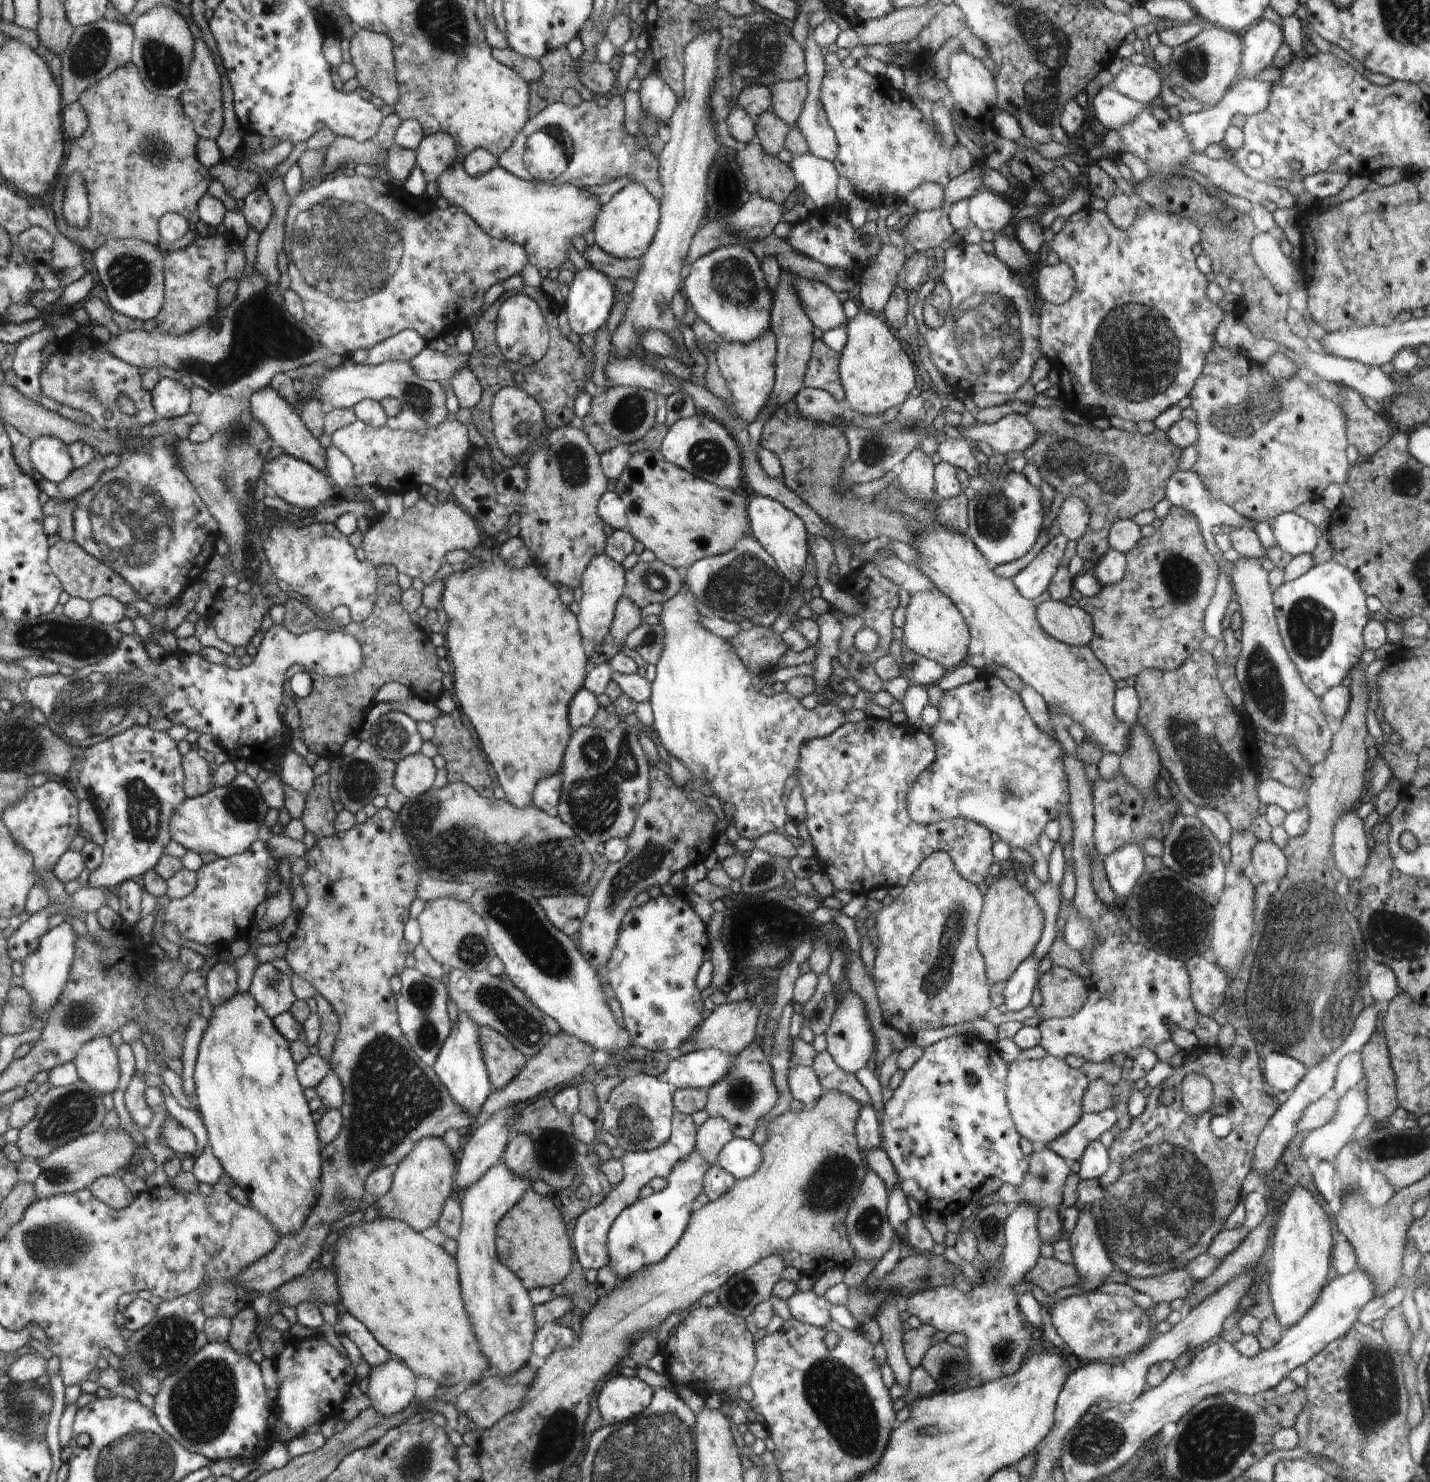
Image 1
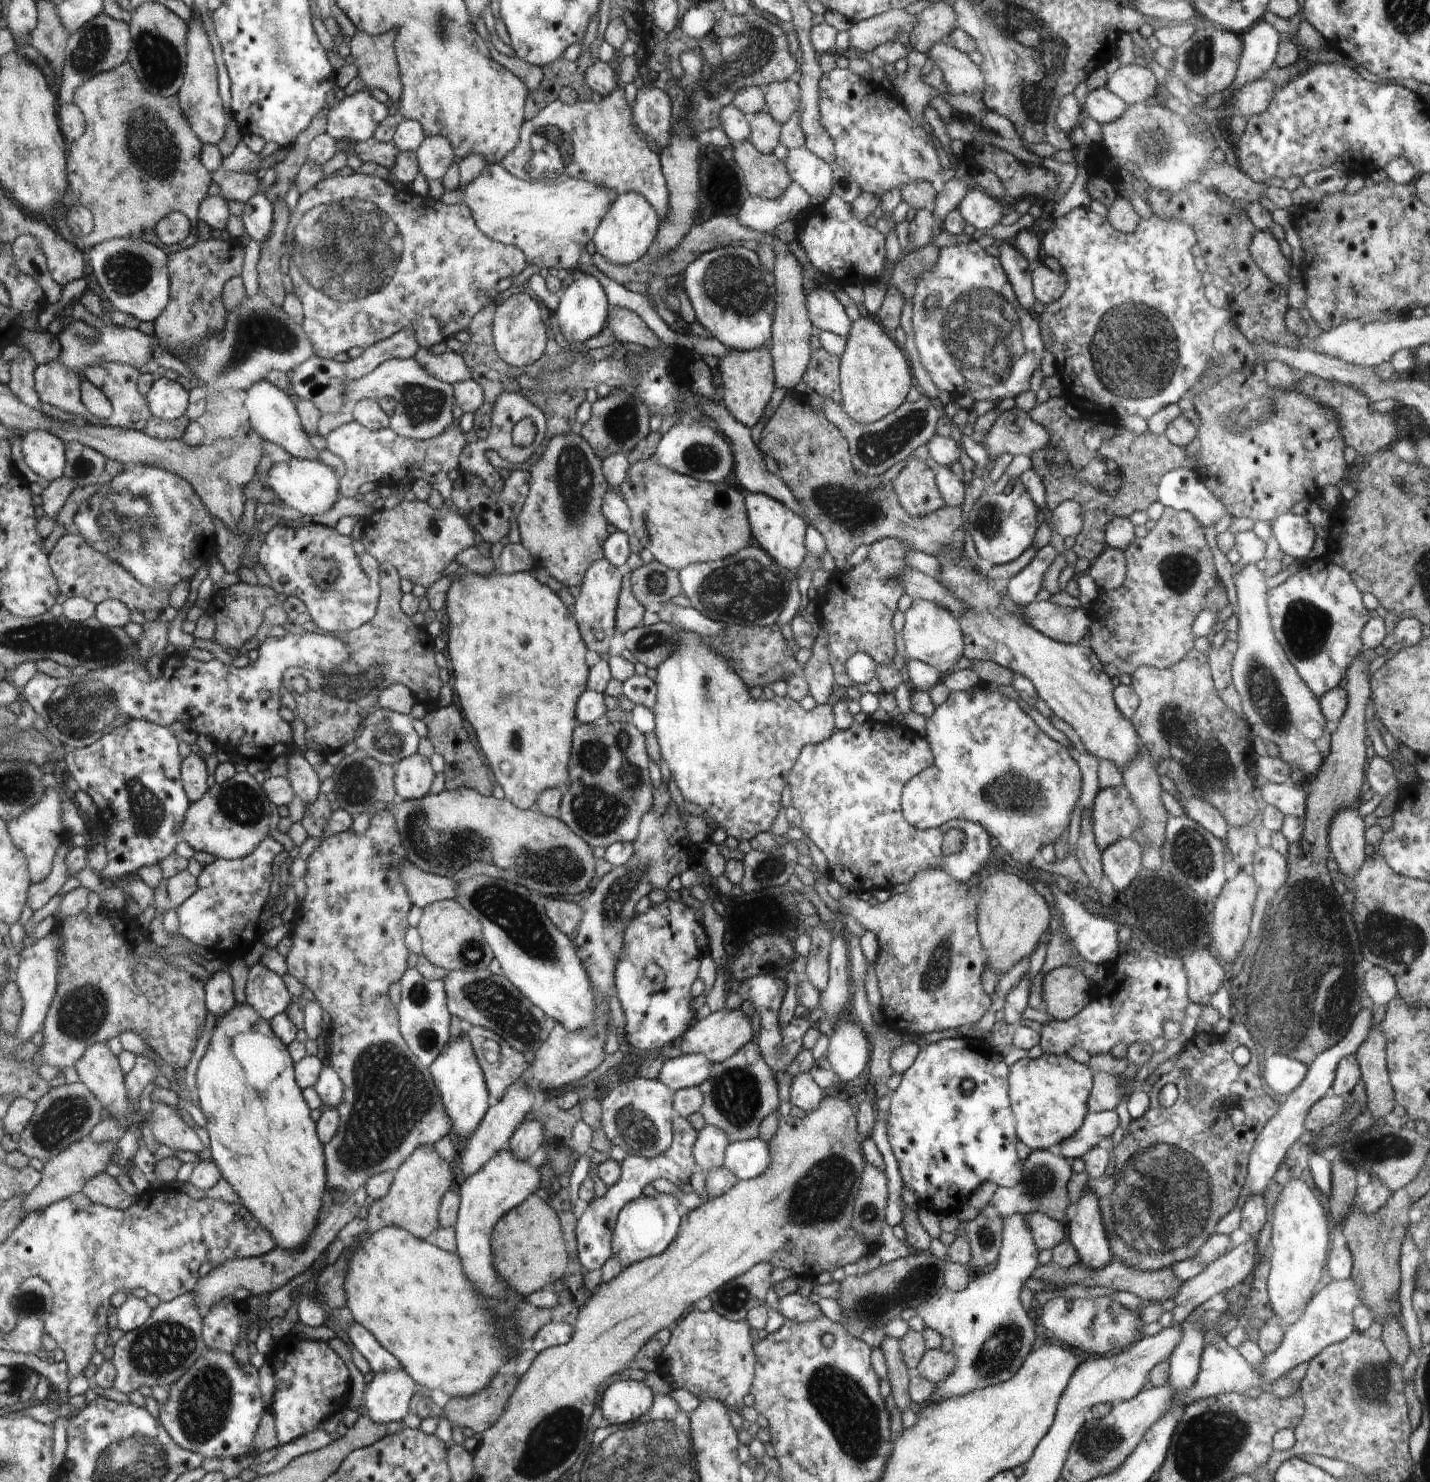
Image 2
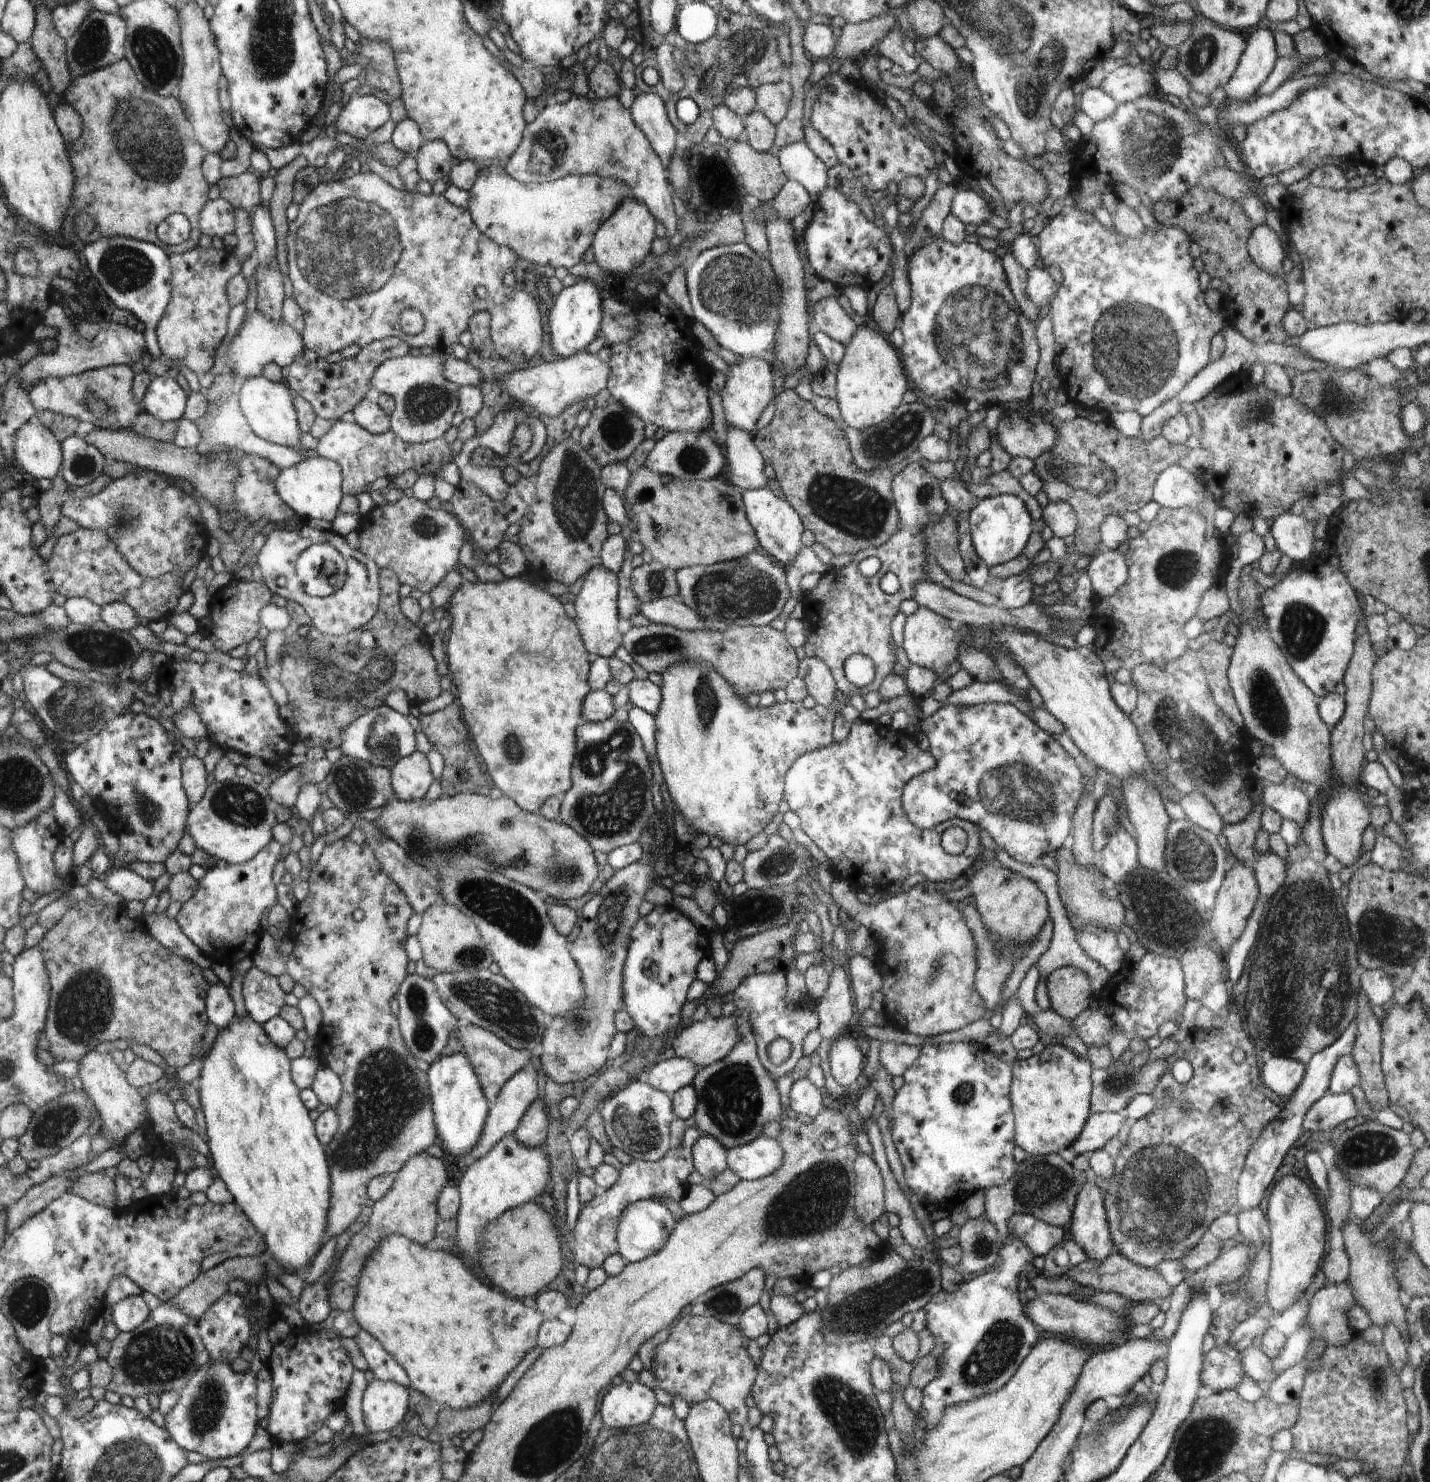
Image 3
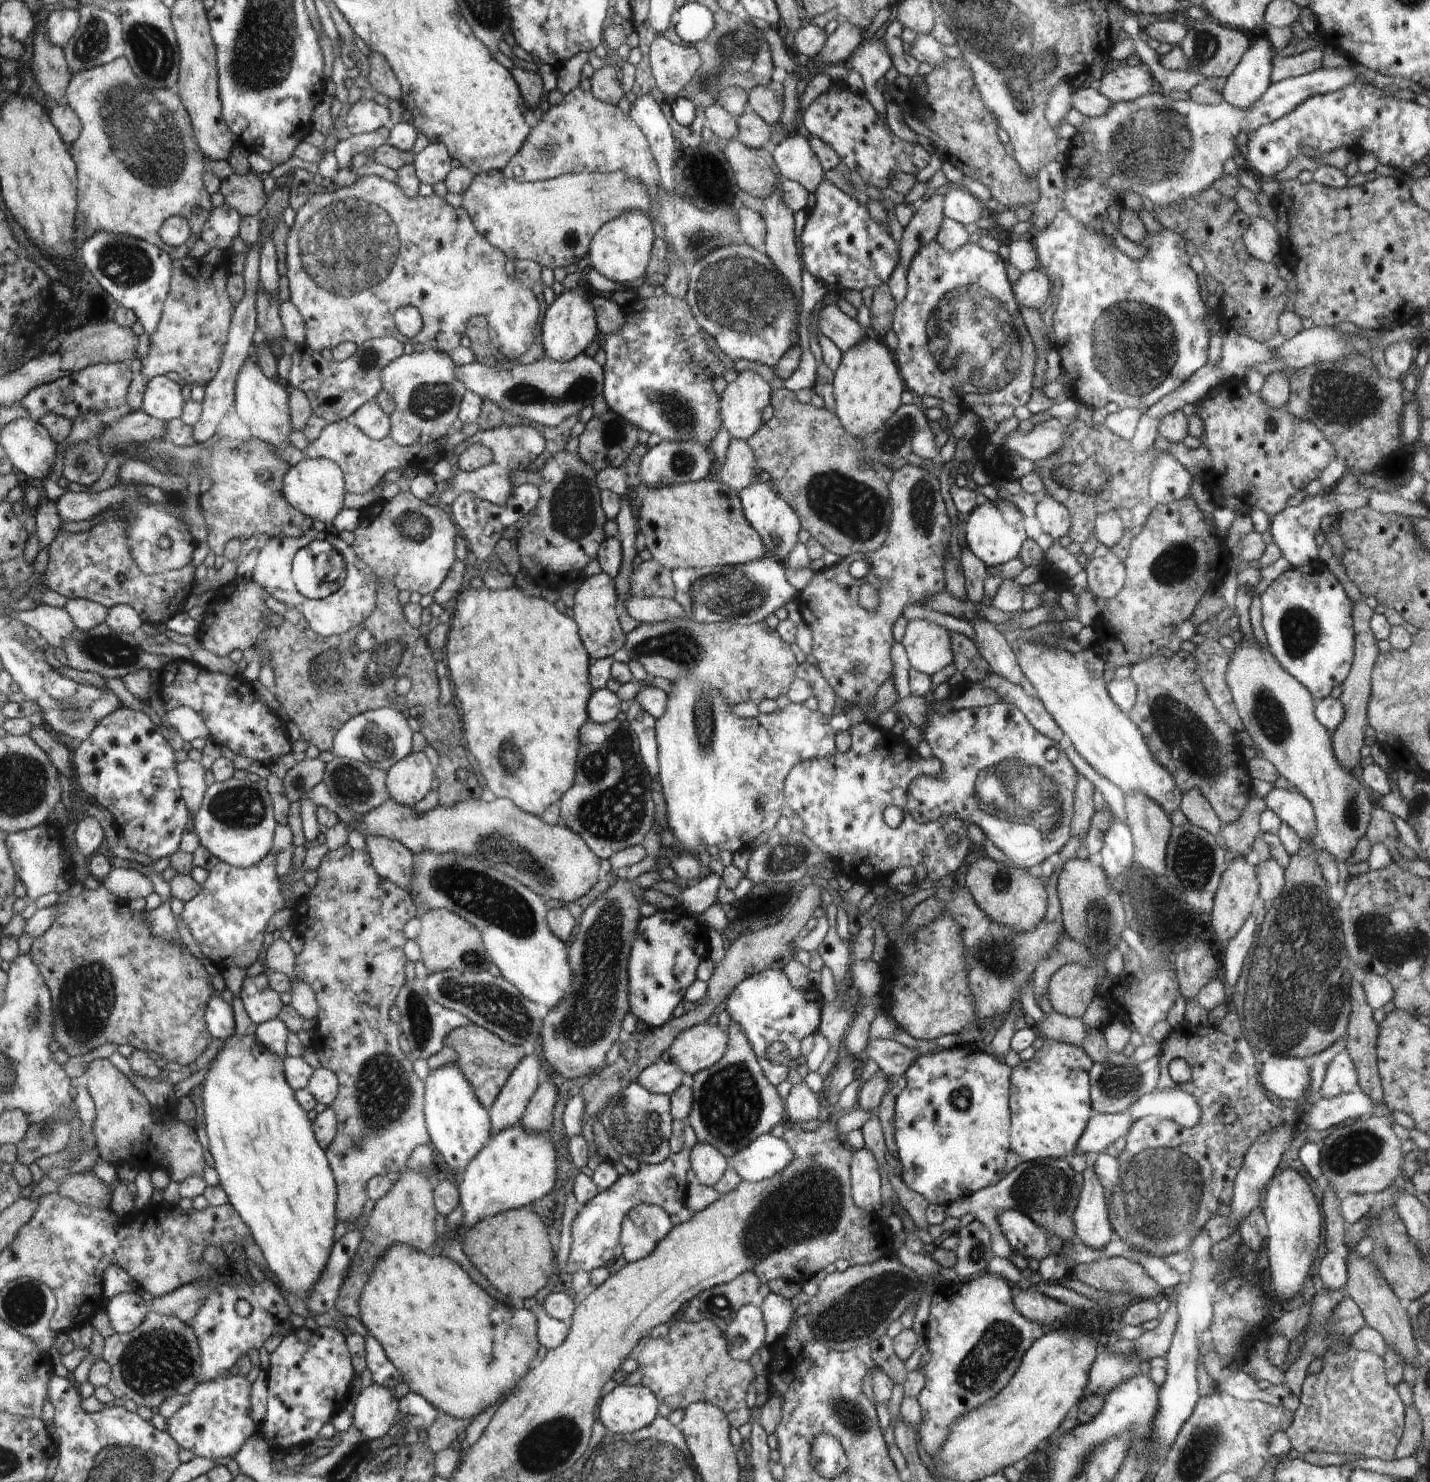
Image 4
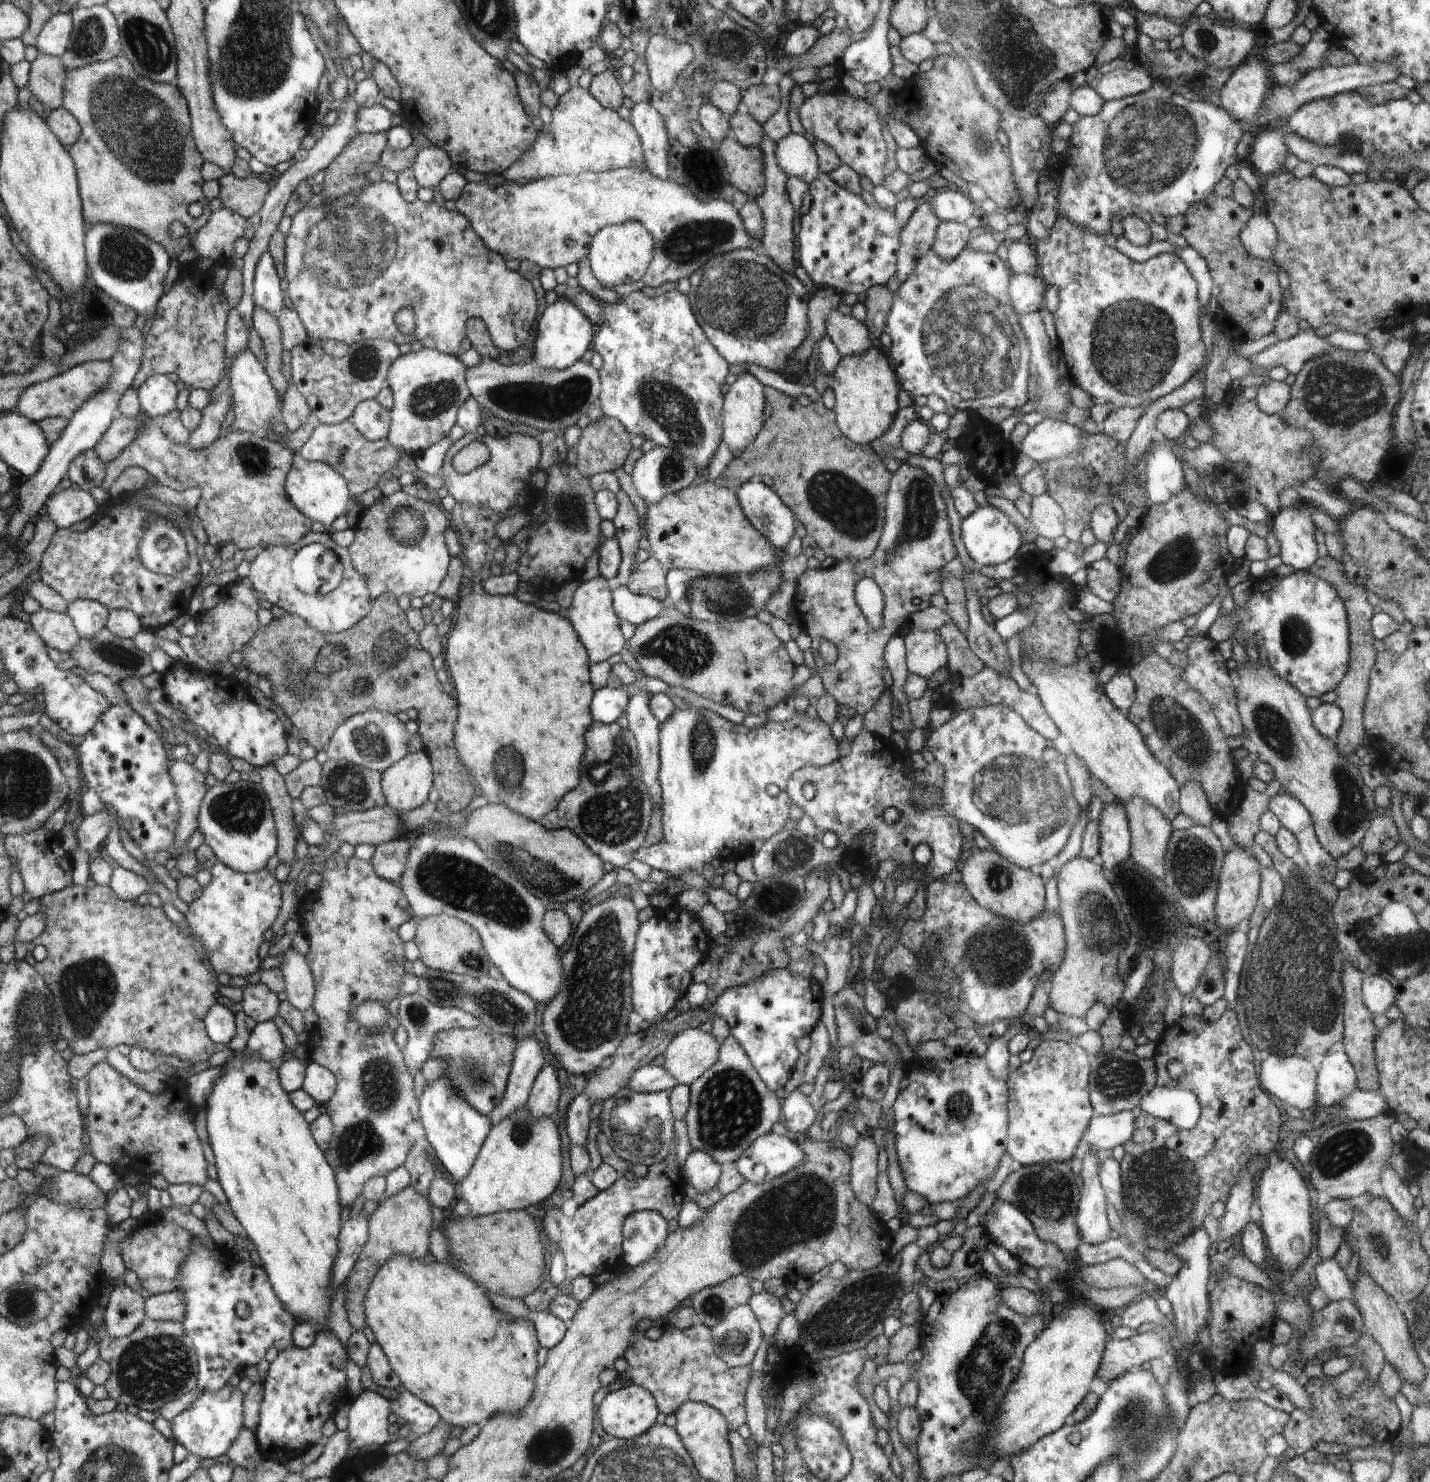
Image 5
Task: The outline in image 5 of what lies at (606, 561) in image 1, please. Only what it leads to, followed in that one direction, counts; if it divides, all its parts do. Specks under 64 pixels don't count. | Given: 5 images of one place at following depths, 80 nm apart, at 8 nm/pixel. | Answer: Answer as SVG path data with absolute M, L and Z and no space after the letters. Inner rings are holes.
M598 576L588 582L582 581L574 592L572 606L568 609L568 620L576 630L581 644L589 650L590 660L594 663L608 661L612 654L619 654L626 646L616 620L616 610L612 610L612 598L612 592L608 592L608 582L604 577Z

